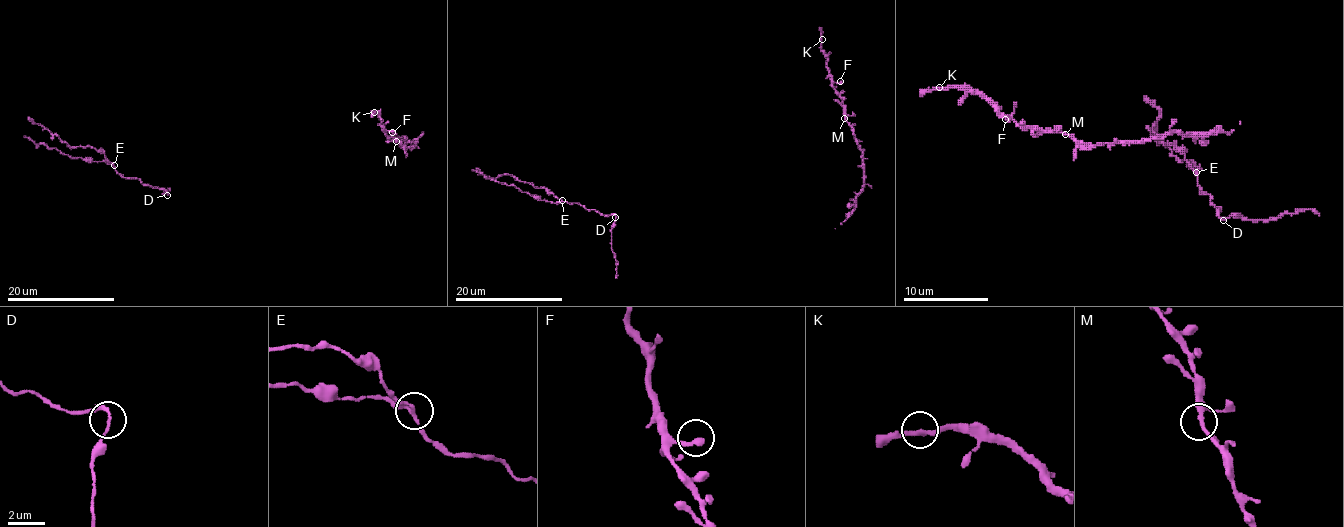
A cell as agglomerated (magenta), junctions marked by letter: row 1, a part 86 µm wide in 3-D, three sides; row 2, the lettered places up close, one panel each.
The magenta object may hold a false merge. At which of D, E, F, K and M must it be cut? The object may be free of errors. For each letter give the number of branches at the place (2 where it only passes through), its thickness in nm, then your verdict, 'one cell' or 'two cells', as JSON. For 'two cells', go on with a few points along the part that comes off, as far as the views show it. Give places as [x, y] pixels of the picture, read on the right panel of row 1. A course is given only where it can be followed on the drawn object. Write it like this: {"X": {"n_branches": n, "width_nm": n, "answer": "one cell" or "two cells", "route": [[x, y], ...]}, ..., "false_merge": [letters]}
{"D": {"n_branches": 2, "width_nm": 150, "answer": "one cell"}, "E": {"n_branches": 3, "width_nm": 170, "answer": "two cells", "route": [[1195, 173], [1174, 143], [1165, 143], [1155, 134], [1153, 128], [1161, 113], [1144, 96]]}, "F": {"n_branches": 1, "width_nm": 320, "answer": "one cell"}, "K": {"n_branches": 2, "width_nm": 240, "answer": "one cell"}, "M": {"n_branches": 3, "width_nm": 200, "answer": "one cell"}, "false_merge": ["E"]}

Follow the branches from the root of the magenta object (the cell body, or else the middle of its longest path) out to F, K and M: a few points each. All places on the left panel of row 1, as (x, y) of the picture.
F: (387, 134), (395, 140), (414, 140), (415, 144), (404, 148), (384, 132), (392, 132)
K: (387, 134), (395, 140), (414, 140), (415, 144), (404, 148), (394, 137), (388, 137), (379, 114), (374, 112)
M: (387, 134), (395, 140), (414, 140), (415, 144), (404, 148), (396, 141)

